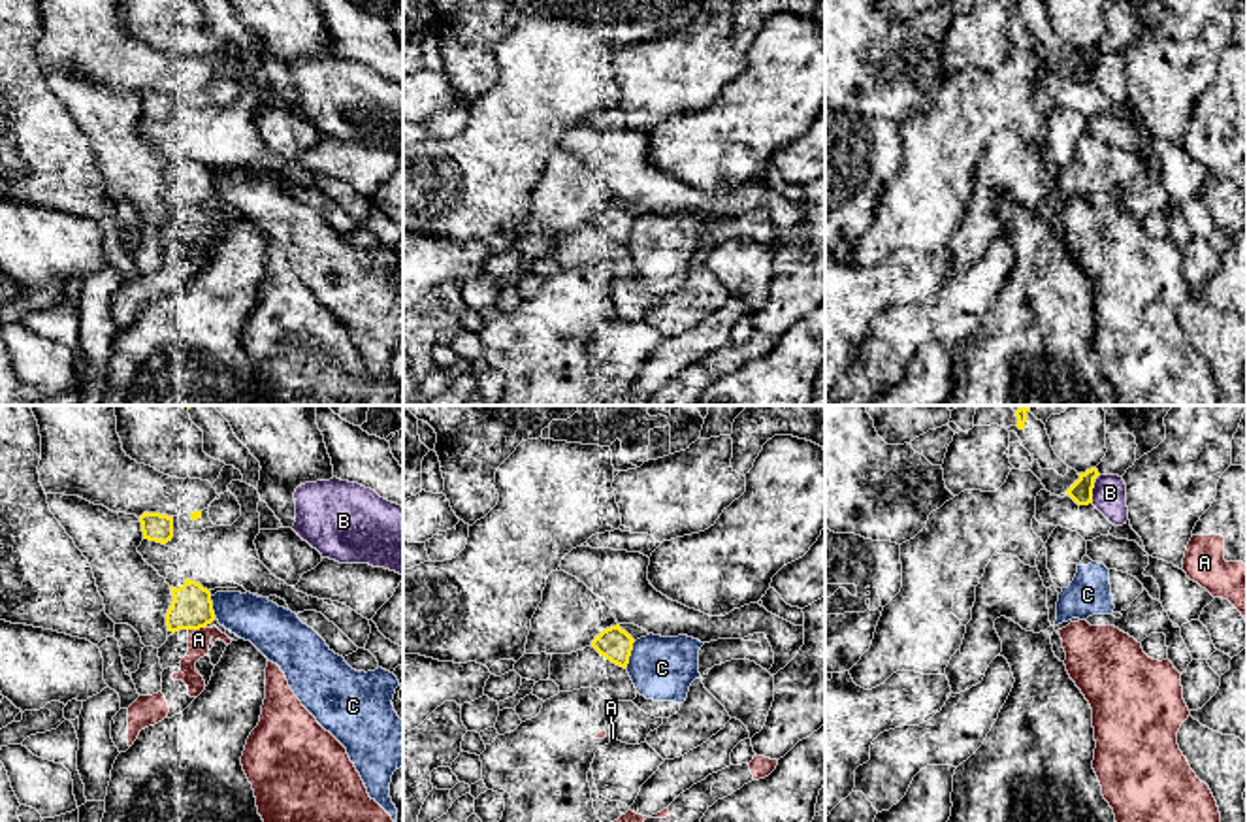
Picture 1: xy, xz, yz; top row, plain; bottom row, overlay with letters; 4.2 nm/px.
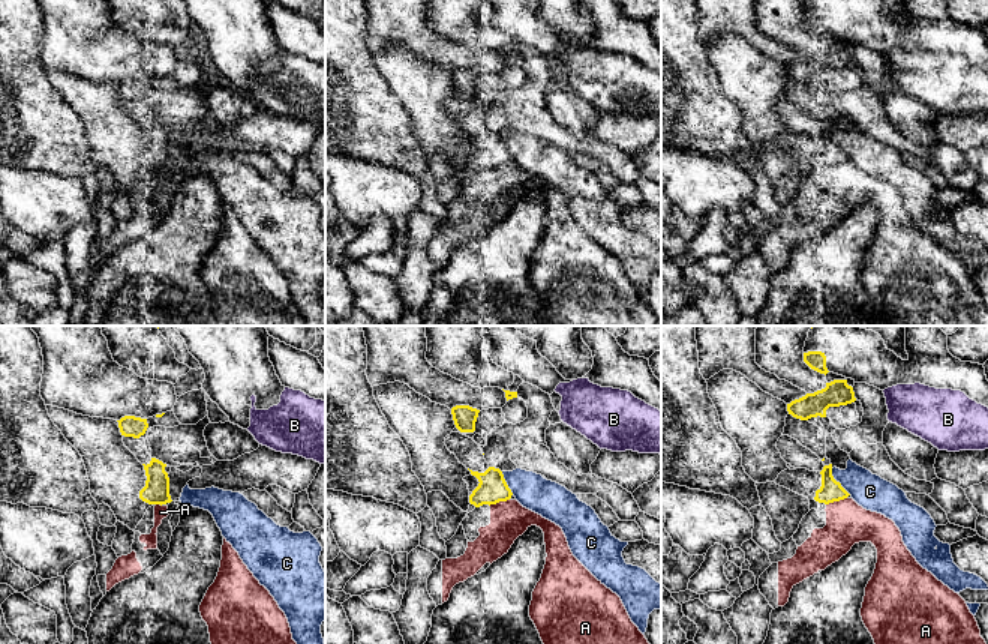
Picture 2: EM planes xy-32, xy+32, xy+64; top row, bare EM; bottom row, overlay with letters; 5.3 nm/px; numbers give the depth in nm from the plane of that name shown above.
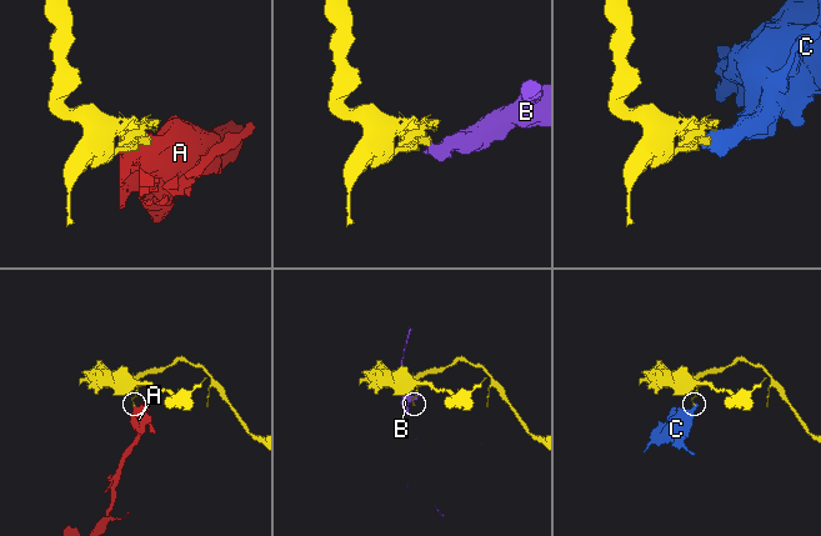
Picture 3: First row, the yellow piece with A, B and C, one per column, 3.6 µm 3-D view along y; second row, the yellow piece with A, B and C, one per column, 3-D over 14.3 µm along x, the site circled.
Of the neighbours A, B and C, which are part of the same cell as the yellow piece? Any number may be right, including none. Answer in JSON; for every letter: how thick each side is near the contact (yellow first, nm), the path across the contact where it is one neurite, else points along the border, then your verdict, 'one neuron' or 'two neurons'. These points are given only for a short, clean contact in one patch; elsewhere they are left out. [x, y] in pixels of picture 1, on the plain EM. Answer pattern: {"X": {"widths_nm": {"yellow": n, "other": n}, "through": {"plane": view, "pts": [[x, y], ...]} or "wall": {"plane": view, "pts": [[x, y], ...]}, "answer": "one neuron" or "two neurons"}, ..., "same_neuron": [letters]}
{"A": {"widths_nm": {"yellow": 180, "other": 100}, "answer": "two neurons"}, "B": {"widths_nm": {"yellow": 100, "other": 140}, "answer": "two neurons"}, "C": {"widths_nm": {"yellow": 140, "other": 280}, "answer": "two neurons"}, "same_neuron": []}

